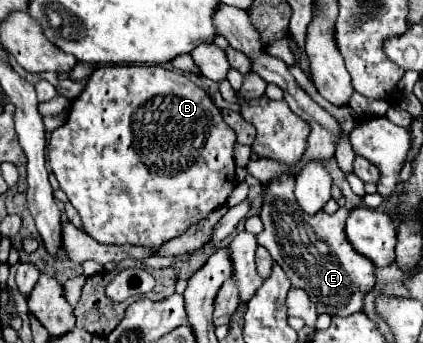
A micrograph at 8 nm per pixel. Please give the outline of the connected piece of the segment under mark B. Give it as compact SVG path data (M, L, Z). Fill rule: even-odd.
M99 66L87 80L85 90L71 102L69 116L61 128L51 134L49 140L49 168L59 180L61 190L81 216L85 232L99 244L131 244L131 246L161 246L163 242L181 236L189 226L203 220L209 212L223 206L231 190L237 184L235 160L233 160L235 132L225 124L219 108L213 104L209 94L193 84L187 76L167 70L163 66Z

